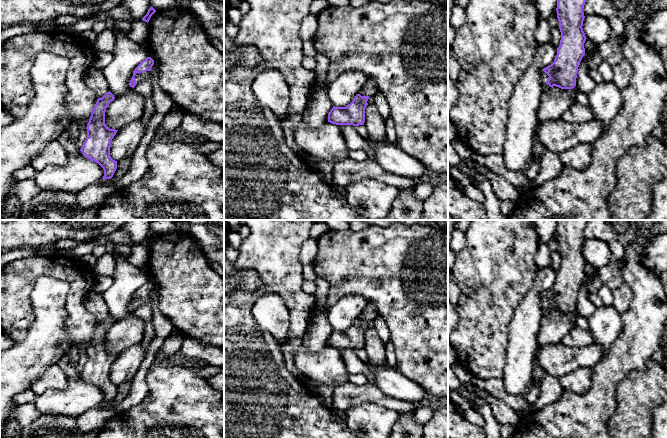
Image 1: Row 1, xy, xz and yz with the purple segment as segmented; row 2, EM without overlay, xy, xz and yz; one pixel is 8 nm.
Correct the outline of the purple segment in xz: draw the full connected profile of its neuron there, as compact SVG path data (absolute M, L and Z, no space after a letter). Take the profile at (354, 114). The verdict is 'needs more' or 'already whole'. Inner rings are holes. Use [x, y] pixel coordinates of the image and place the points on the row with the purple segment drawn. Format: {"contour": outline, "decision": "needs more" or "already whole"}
{"contour": "M368 78L362 89L348 106L333 106L328 114L328 122L336 125L364 125L367 101L370 97L374 97L378 91L375 81Z", "decision": "needs more"}

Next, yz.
{"contour": "M557 0L557 18L561 32L560 45L554 62L542 71L542 83L550 87L573 89L578 67L585 54L583 31L586 0Z", "decision": "needs more"}

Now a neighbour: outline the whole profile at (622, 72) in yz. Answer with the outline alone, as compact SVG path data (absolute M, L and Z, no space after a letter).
M625 58L618 64L612 66L613 78L612 81L621 89L625 89L632 76L632 67L628 60Z

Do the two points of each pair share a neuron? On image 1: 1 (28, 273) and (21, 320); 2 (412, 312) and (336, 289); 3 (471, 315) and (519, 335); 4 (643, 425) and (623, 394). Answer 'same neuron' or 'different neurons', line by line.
1: same neuron
2: same neuron
3: different neurons
4: same neuron

